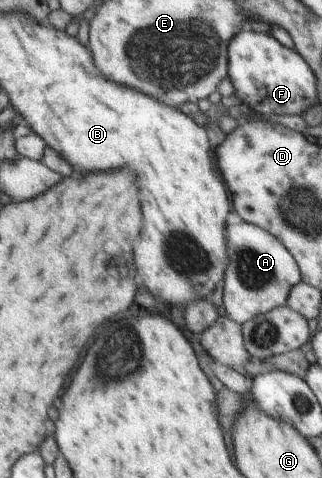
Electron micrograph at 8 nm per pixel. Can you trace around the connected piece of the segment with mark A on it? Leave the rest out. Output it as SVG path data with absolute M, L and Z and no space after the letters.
M236 213L226 219L226 236L228 263L223 279L223 305L227 317L241 327L274 307L285 306L292 287L301 283L302 277L294 257L276 237L243 221Z

